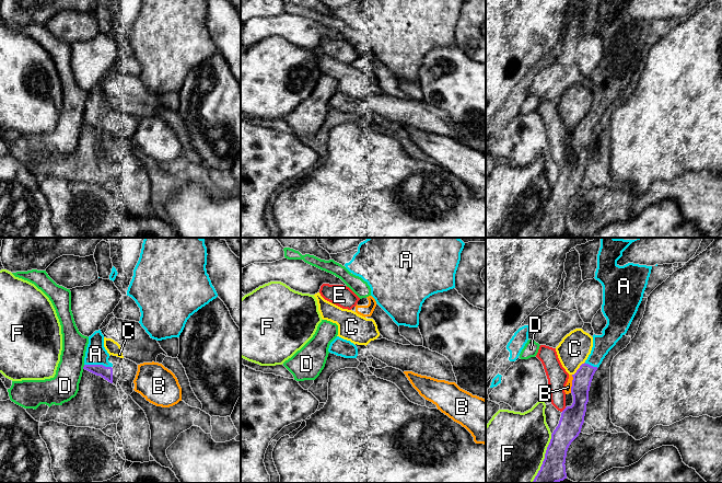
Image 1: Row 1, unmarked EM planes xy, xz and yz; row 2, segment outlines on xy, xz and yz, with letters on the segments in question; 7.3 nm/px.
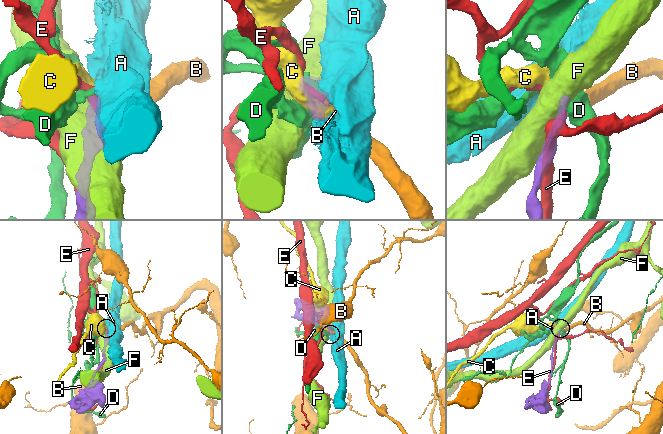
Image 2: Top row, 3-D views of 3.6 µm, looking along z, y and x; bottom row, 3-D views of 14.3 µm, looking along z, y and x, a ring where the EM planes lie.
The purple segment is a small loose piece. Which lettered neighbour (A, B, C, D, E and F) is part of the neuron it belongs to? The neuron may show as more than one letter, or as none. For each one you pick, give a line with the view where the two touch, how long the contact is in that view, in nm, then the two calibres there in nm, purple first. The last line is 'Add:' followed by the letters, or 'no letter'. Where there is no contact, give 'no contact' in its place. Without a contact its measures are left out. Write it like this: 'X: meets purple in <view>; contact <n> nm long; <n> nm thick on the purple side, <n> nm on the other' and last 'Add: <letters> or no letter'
A: meets purple in xy; contact 200 nm long; 90 nm thick on the purple side, 150 nm on the other
Add: A

